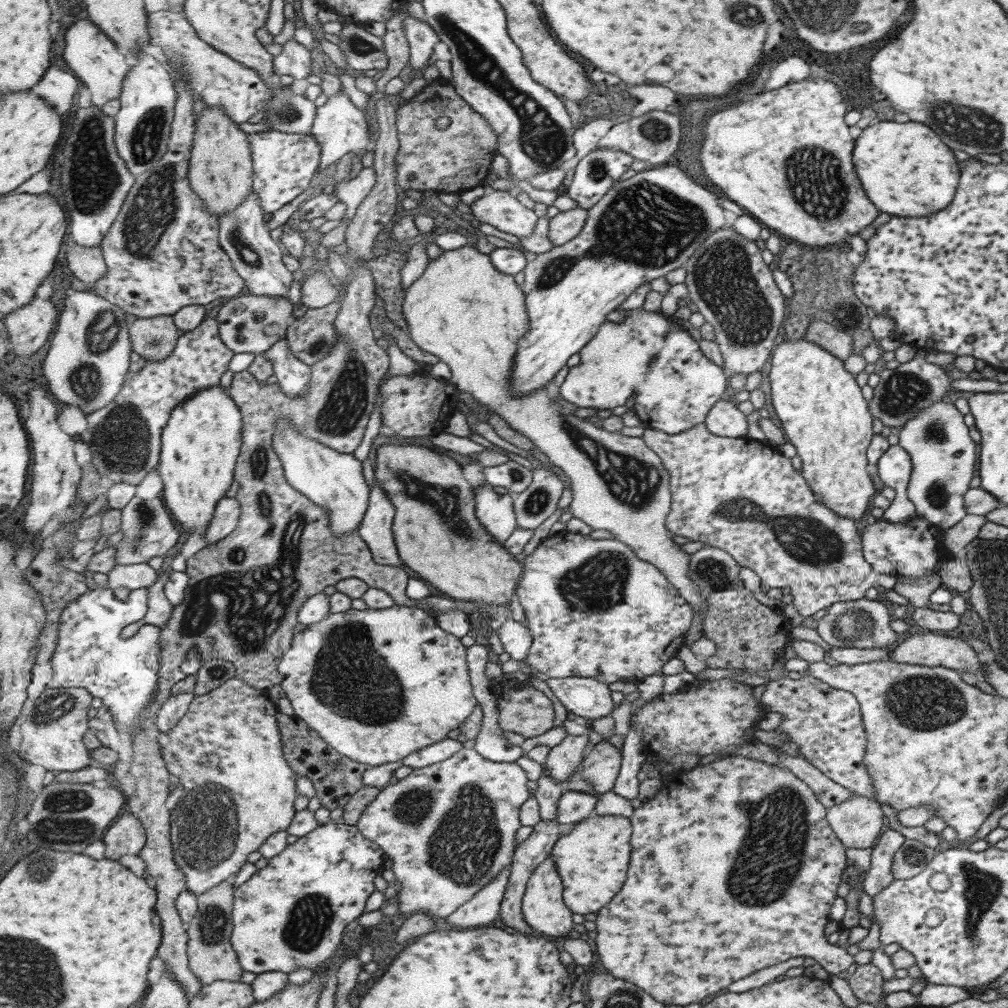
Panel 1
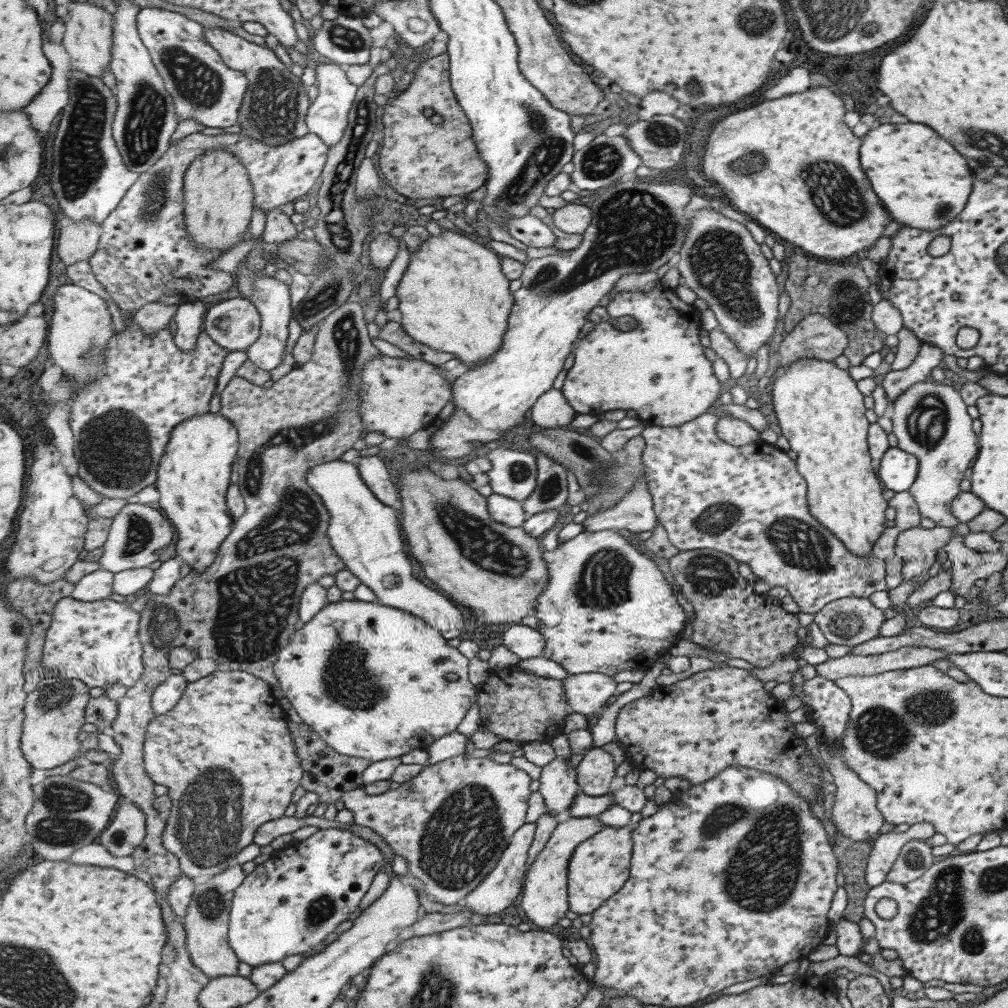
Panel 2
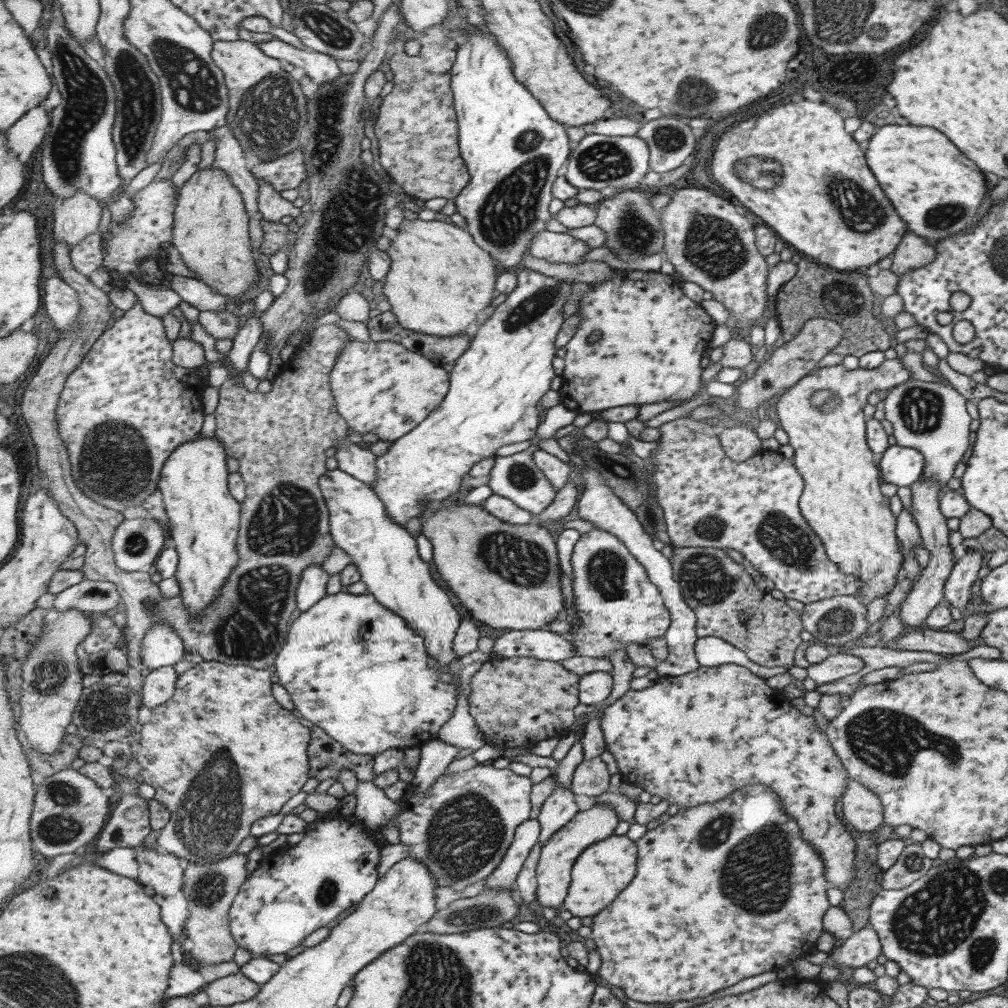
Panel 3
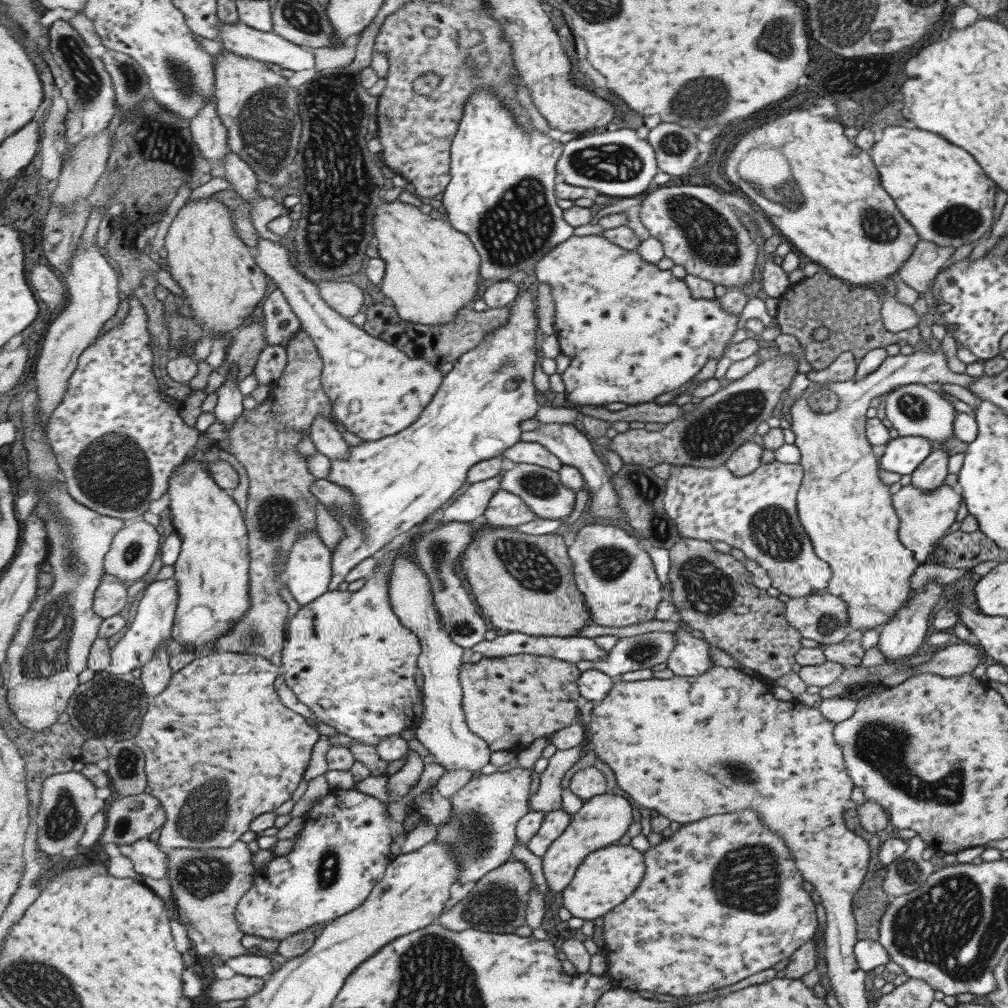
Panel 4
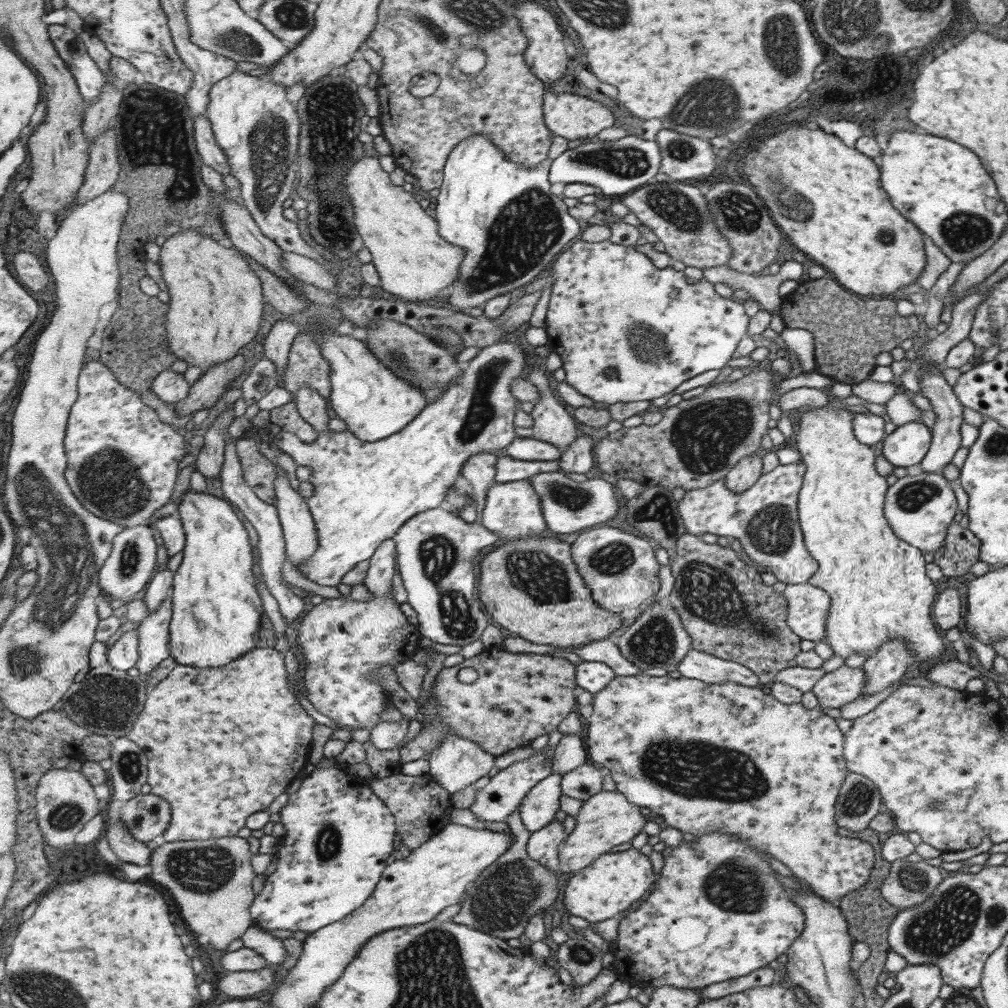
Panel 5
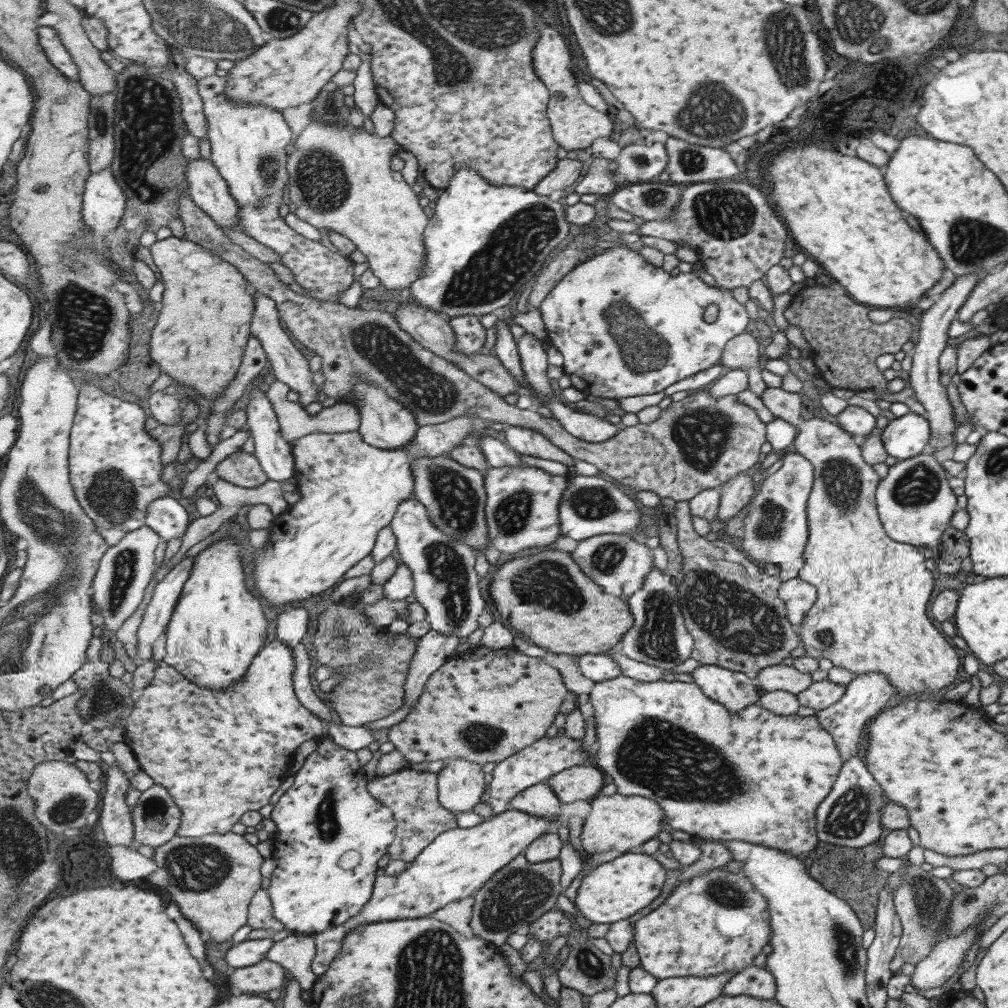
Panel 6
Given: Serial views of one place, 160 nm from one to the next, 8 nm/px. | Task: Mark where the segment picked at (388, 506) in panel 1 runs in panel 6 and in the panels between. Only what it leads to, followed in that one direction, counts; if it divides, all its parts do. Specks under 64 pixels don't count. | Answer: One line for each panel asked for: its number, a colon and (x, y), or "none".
2: (372, 469)
3: (361, 463)
4: (328, 440)
5: (312, 405)
6: (289, 365)

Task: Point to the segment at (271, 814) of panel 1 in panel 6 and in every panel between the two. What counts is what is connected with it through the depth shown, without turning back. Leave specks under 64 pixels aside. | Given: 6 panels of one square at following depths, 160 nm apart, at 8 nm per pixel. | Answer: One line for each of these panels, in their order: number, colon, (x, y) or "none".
2: (224, 751)
3: (259, 759)
4: (220, 720)
5: (237, 729)
6: (189, 738)

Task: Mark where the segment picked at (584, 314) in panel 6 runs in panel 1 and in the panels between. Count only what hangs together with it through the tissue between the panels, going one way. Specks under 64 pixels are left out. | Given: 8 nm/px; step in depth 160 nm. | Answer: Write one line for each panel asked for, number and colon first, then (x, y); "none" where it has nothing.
1: (675, 385)
2: (659, 369)
3: (640, 340)
4: (633, 331)
5: (626, 330)

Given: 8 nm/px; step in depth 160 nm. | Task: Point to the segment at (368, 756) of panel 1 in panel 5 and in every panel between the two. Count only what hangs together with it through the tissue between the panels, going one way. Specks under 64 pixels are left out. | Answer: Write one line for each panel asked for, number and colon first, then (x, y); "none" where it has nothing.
2: (375, 682)
3: (355, 668)
4: (349, 659)
5: (343, 640)

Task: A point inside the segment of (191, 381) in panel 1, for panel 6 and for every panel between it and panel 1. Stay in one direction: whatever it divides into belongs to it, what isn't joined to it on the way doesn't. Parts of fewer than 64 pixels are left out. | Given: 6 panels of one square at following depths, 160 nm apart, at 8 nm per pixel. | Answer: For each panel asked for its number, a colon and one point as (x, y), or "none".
2: (122, 424)
3: (127, 406)
4: (118, 443)
5: (124, 462)
6: (115, 463)

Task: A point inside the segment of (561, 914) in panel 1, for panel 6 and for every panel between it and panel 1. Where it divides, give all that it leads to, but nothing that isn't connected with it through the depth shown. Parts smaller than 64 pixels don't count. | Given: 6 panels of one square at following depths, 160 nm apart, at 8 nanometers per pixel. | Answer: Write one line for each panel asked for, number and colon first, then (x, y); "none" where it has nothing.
2: (545, 900)
3: (558, 856)
4: (603, 820)
5: (609, 818)
6: (617, 823)

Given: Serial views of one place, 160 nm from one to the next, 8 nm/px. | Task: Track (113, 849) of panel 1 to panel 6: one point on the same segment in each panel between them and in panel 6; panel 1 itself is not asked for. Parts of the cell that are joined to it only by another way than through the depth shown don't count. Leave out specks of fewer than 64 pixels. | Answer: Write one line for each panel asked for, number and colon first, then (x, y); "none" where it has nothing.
2: (128, 829)
3: (129, 824)
4: (132, 818)
5: (147, 816)
6: (157, 817)

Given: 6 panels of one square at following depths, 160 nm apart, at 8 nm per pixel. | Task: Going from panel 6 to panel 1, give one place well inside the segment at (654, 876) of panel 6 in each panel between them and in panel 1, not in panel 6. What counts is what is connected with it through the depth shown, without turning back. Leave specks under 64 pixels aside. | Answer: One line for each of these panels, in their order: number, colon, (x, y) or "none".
1: (593, 857)
2: (601, 866)
3: (607, 868)
4: (608, 877)
5: (613, 882)

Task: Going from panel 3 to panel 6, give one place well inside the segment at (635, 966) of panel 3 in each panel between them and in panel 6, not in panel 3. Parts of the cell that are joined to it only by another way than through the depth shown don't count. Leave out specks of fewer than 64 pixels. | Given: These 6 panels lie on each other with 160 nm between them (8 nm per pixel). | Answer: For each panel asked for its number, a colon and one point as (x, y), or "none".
4: (664, 939)
5: (717, 912)
6: (717, 923)

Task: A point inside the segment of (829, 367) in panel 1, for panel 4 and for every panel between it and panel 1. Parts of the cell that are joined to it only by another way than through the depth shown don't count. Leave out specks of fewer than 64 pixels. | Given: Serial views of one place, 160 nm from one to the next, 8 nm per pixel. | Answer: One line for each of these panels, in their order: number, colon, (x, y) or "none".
2: (819, 410)
3: (841, 502)
4: (846, 512)

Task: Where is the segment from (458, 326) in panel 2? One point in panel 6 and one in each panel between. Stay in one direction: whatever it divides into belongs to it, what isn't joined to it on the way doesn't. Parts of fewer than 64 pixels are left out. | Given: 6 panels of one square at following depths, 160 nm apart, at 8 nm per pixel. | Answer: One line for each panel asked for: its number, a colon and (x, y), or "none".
3: (440, 279)
4: (433, 271)
5: (415, 262)
6: (341, 179)

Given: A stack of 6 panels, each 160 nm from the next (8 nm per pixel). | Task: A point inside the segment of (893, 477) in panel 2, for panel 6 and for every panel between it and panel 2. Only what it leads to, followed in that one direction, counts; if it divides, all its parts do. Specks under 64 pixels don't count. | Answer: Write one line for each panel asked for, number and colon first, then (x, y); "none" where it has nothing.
3: (901, 466)
4: (902, 455)
5: (906, 444)
6: (903, 437)

